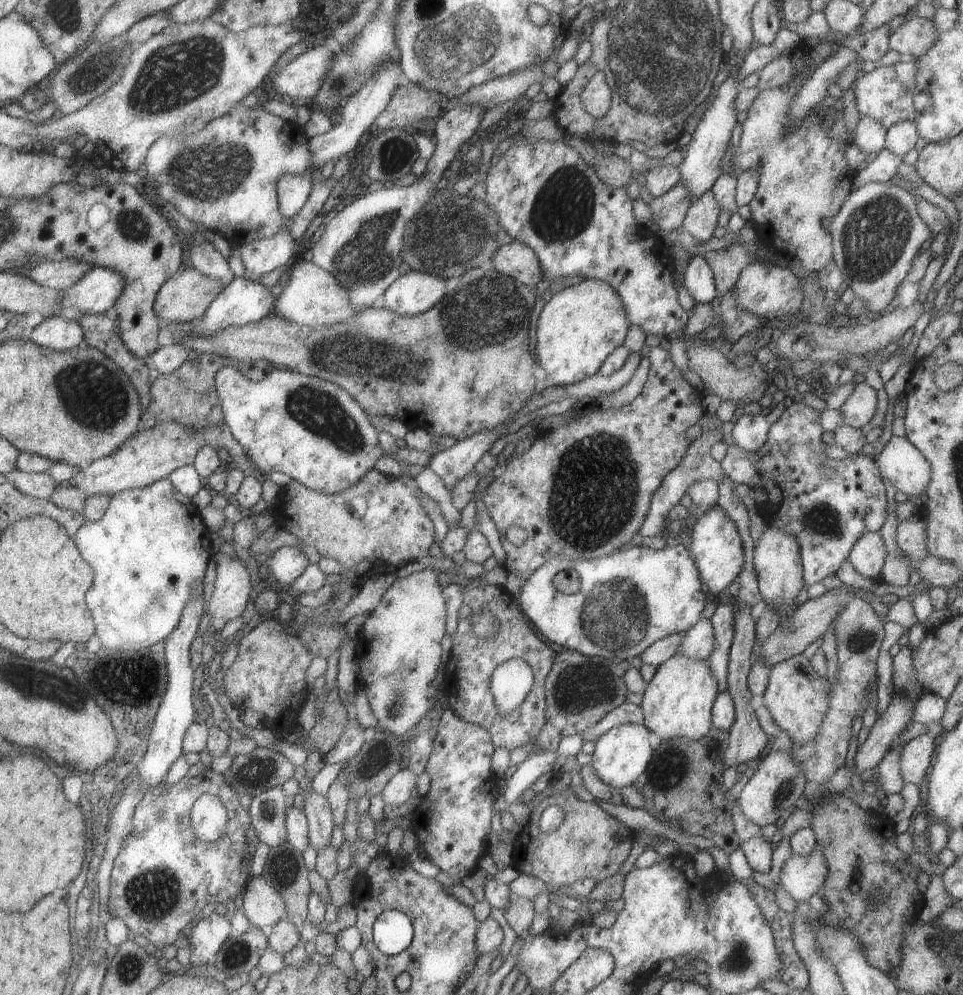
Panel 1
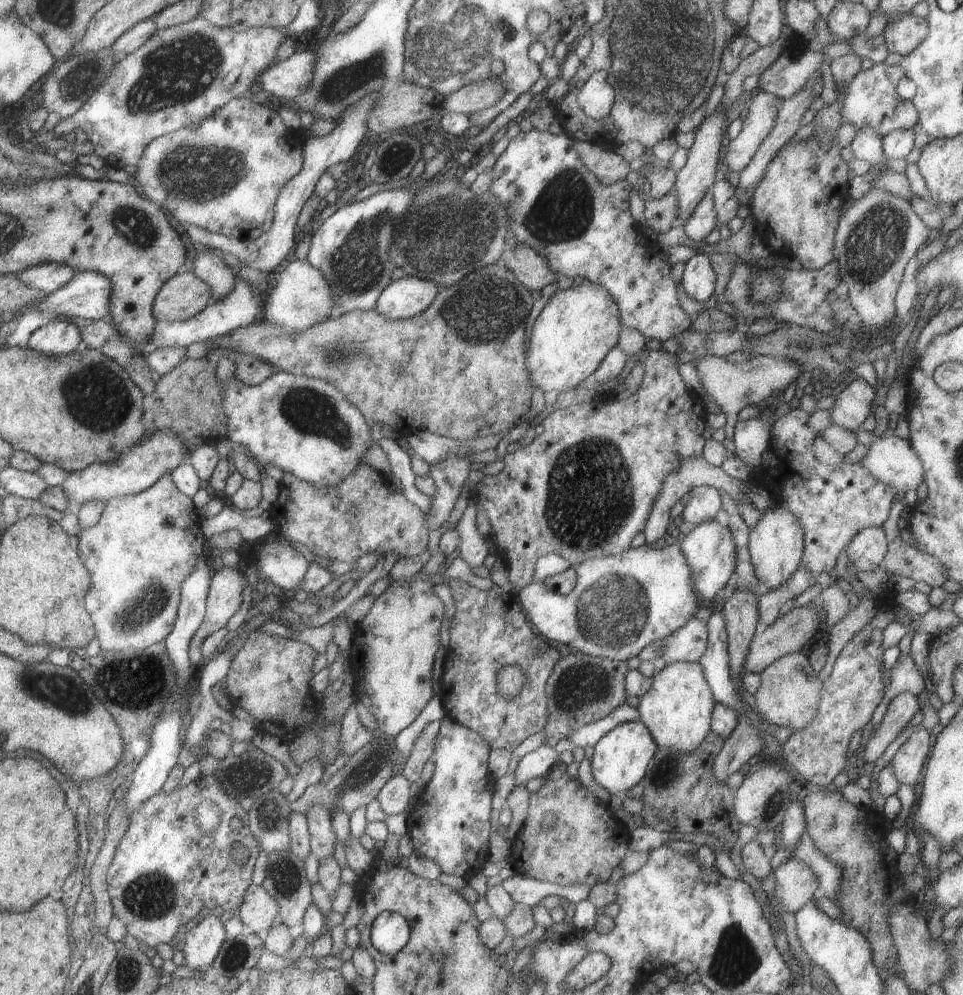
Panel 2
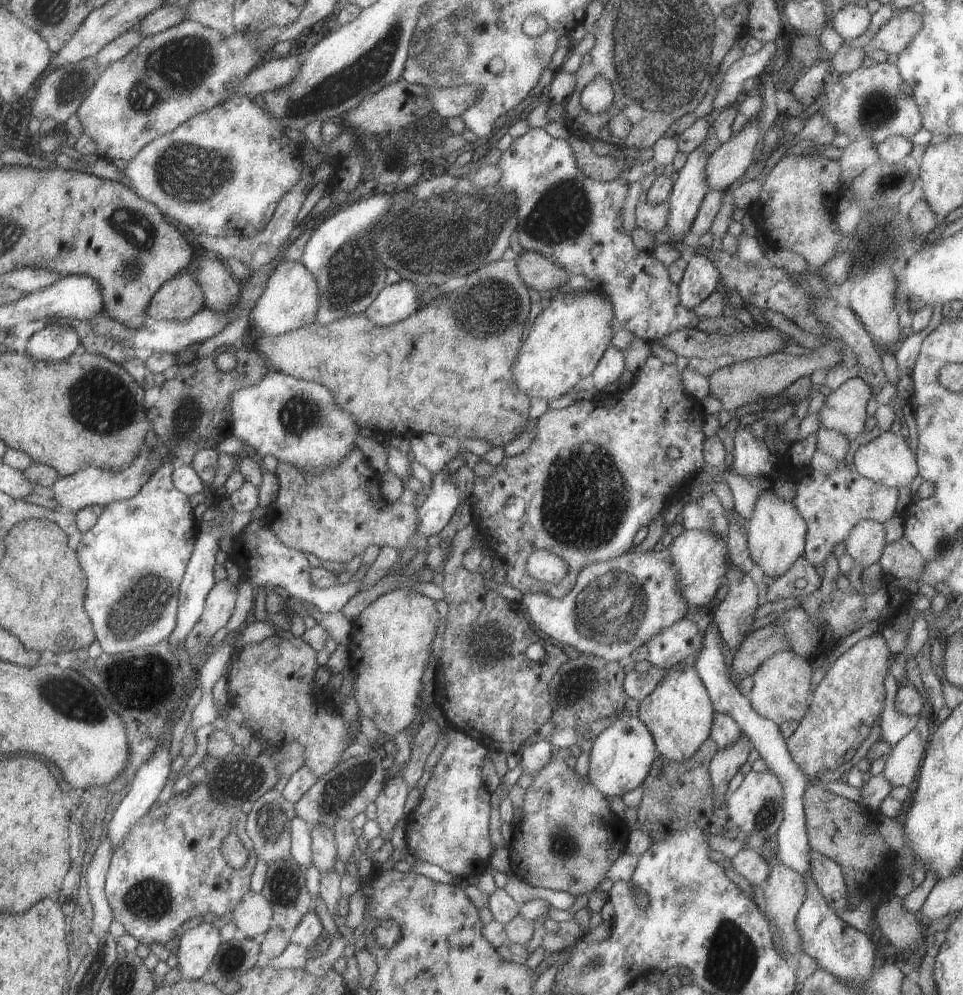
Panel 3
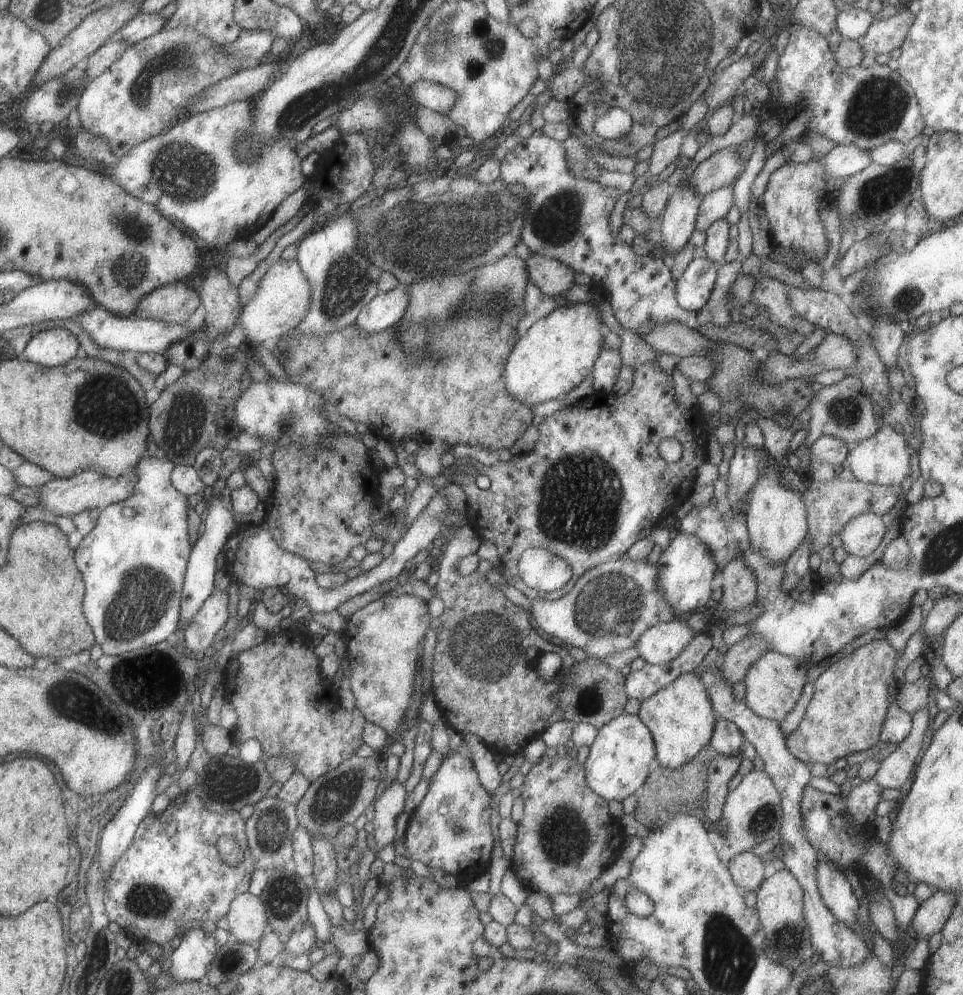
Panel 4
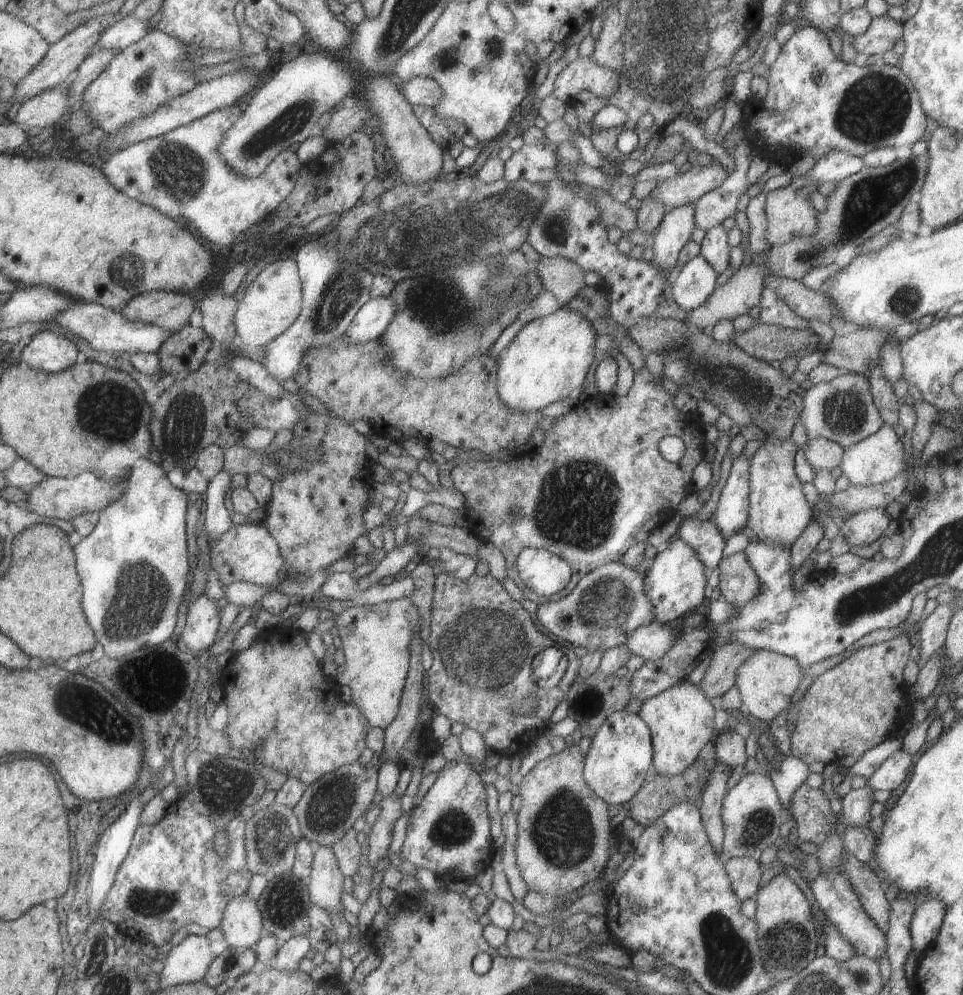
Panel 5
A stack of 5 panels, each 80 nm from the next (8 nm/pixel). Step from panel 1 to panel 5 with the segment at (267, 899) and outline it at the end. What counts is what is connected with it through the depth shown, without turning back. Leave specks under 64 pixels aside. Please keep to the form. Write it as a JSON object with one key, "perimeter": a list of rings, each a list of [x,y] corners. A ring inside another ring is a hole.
{"perimeter":[[[247,893],[233,897],[224,908],[218,928],[224,936],[225,946],[249,948],[251,944],[256,944],[263,932],[256,900]]]}

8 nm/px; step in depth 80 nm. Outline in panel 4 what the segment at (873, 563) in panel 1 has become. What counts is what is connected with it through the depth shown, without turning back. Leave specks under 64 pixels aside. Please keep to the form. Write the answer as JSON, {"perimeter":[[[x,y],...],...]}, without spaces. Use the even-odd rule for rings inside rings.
{"perimeter":[[[873,513],[851,517],[840,532],[844,550],[853,556],[869,556],[879,546],[886,525],[886,518]]]}

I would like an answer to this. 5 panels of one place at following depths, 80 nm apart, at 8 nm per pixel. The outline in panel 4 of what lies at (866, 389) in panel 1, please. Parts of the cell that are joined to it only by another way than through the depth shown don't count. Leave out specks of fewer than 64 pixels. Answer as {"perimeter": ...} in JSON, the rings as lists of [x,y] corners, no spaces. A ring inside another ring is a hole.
{"perimeter":[[[856,374],[845,376],[837,384],[823,386],[820,391],[813,394],[809,403],[809,436],[805,444],[810,445],[821,435],[836,436],[845,444],[869,438],[877,430],[877,420],[873,418],[871,402]]]}

